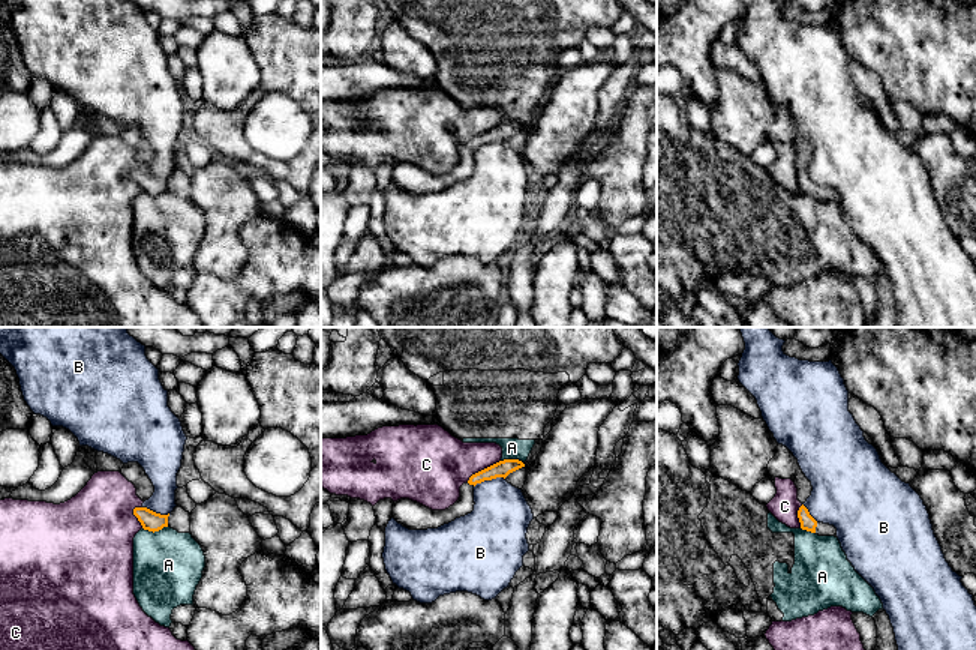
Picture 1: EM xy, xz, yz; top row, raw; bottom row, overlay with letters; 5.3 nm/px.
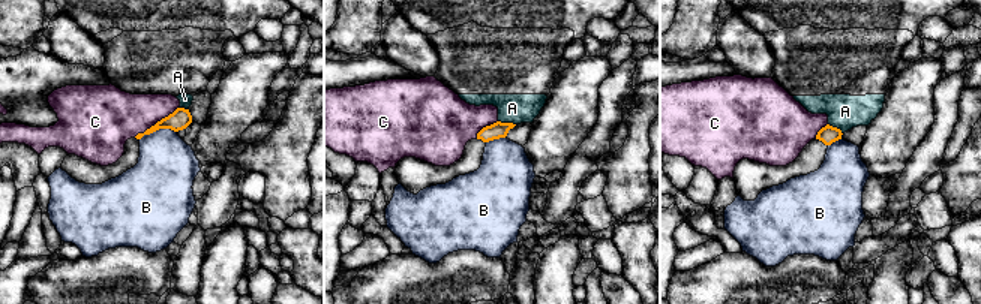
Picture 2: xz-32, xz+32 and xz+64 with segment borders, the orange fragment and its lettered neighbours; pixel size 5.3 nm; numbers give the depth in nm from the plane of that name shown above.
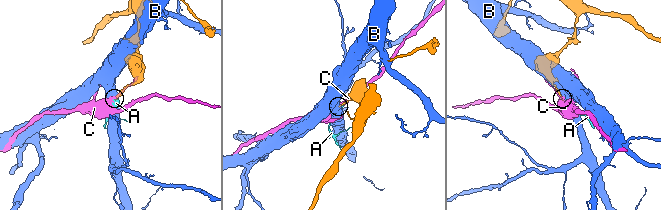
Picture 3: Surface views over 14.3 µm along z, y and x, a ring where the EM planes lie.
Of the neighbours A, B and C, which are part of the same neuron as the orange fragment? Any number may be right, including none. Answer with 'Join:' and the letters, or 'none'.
Join: none

